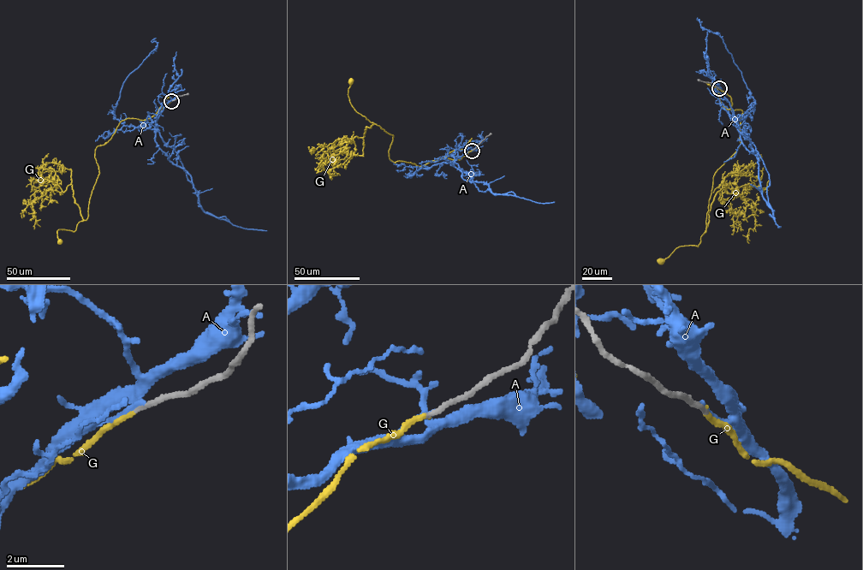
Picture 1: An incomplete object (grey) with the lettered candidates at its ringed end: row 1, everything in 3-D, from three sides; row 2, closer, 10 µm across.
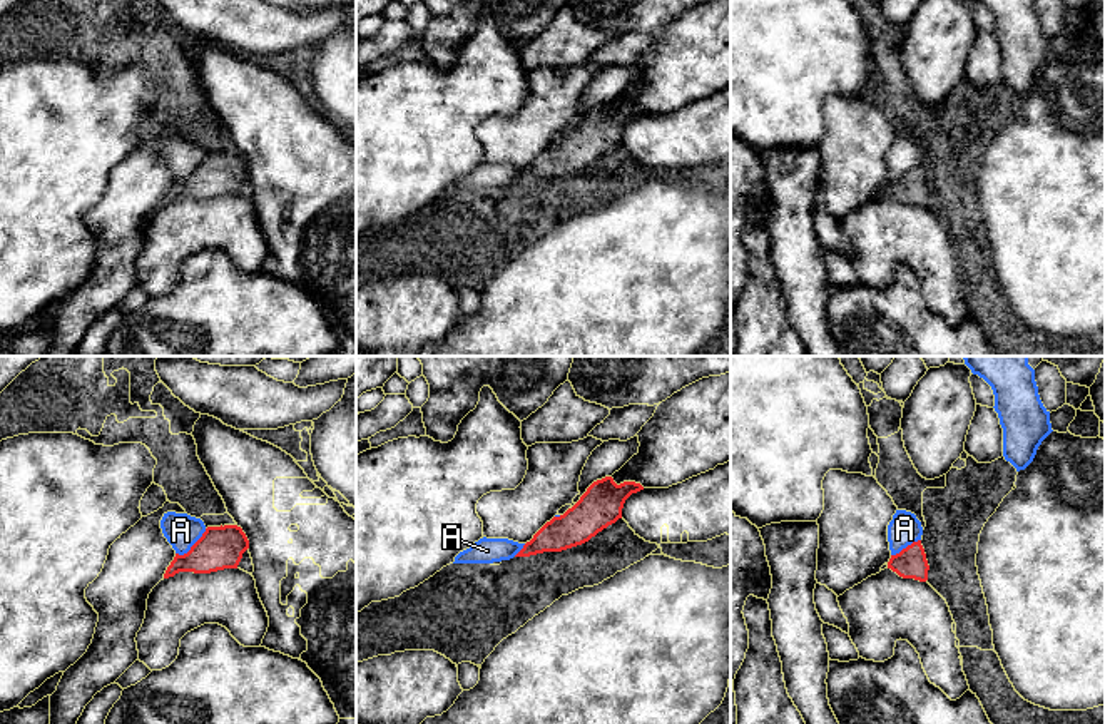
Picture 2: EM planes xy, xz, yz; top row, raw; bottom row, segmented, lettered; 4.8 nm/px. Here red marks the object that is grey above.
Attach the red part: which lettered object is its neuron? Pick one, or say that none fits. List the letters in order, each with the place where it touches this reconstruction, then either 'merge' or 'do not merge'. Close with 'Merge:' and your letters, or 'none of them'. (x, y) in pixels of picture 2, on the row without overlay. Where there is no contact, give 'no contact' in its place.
A: xy (193, 171) | do not merge
G: no contact | merge
Merge: G

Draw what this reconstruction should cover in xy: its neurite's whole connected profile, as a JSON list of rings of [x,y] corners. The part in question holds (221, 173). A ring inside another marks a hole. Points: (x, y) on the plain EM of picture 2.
[[[207,152],[202,162],[184,181],[176,179],[164,204],[179,197],[211,199],[224,194],[237,194],[249,166],[241,152]]]

